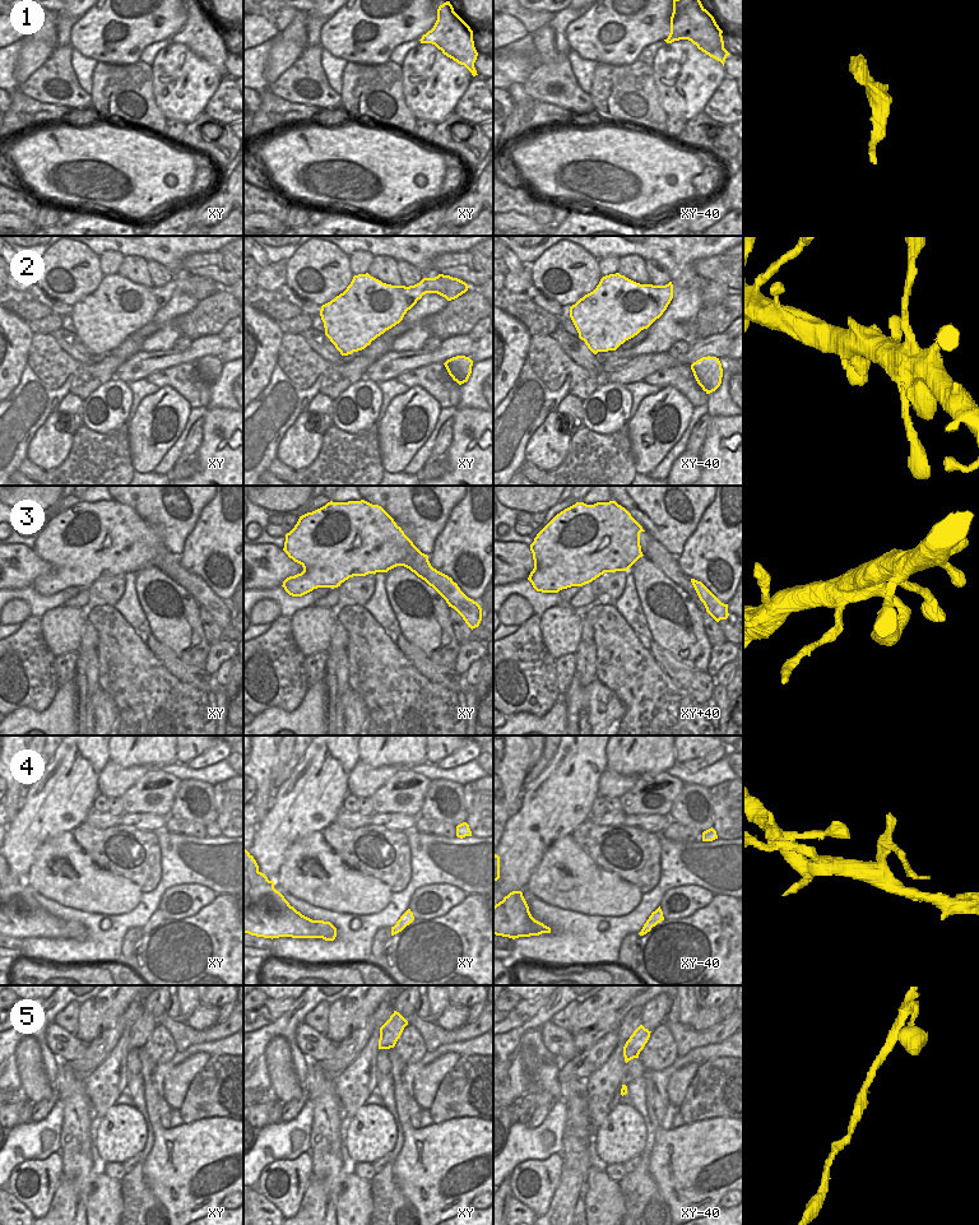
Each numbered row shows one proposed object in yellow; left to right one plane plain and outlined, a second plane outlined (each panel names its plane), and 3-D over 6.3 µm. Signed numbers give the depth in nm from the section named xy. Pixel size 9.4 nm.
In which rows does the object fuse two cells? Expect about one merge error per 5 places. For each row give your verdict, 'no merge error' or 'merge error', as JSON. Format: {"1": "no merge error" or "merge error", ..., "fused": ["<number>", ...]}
{"1": "no merge error", "2": "no merge error", "3": "merge error", "4": "no merge error", "5": "no merge error", "fused": ["3"]}

